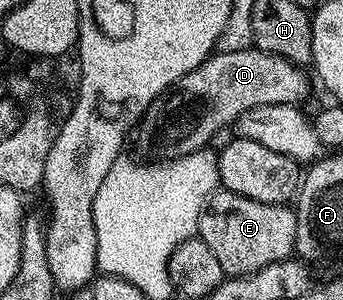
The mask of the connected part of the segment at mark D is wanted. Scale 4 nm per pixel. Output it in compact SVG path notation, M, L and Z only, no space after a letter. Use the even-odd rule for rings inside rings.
M248 47L235 53L217 51L200 63L191 73L187 73L178 81L172 83L164 93L159 96L151 106L146 109L140 123L135 128L137 147L142 156L153 161L168 161L178 159L187 153L195 153L208 148L213 135L220 133L224 127L232 128L237 118L245 111L255 109L259 105L297 105L309 95L309 79L304 75L302 68L278 55L266 51L258 51Z

